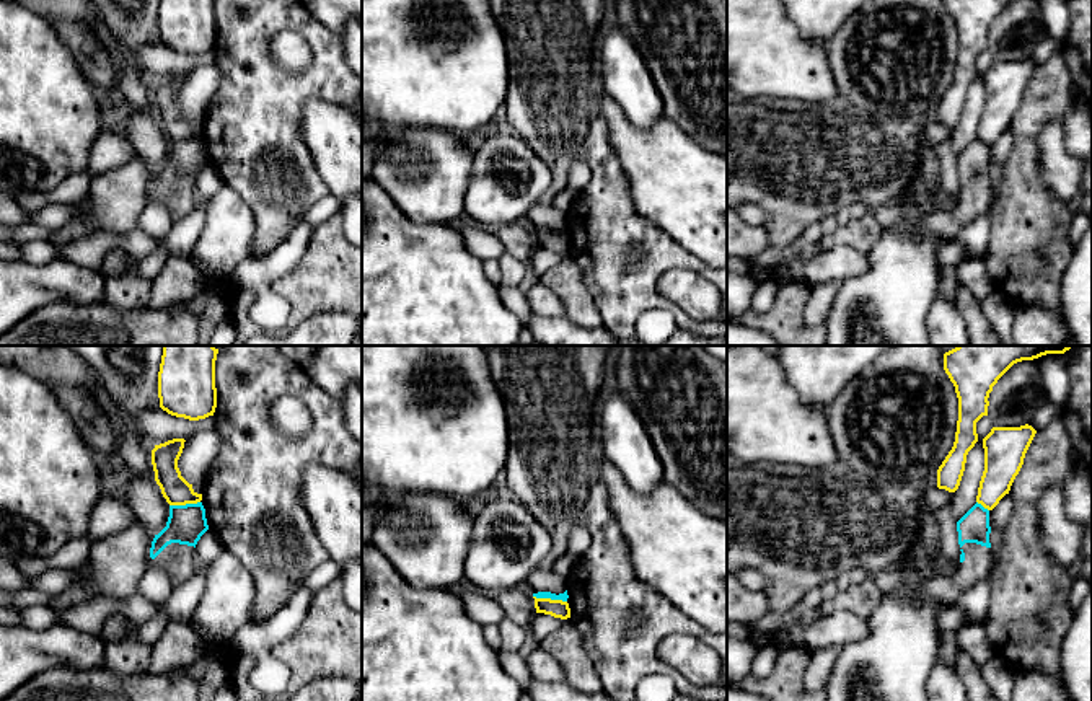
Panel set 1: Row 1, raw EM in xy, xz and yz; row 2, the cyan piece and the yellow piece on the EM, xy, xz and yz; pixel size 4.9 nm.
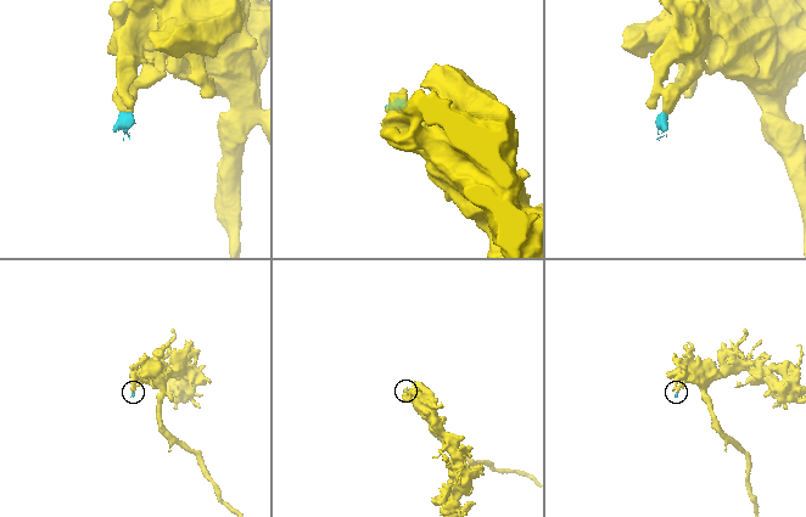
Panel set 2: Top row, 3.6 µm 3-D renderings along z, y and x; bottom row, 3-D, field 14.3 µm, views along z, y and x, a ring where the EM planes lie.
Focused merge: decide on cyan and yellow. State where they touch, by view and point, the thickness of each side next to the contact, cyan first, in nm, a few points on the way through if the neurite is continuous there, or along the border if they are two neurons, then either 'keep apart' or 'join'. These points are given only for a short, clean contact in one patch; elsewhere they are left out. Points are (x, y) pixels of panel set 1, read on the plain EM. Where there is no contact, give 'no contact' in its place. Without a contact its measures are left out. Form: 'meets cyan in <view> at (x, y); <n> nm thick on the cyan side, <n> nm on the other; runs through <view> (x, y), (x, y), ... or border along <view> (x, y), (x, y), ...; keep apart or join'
meets cyan in xz at (550, 232); 40 nm thick on the cyan side, 90 nm on the other; border along xz (533, 230), (566, 237); keep apart

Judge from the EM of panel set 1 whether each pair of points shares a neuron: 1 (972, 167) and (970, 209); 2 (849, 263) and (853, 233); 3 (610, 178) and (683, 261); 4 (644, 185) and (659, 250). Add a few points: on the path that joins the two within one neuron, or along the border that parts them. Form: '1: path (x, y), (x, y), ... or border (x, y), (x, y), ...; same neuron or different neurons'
1: path (972, 176), (972, 199); same neuron
2: border (817, 250), (851, 245), (864, 255); different neurons
3: path (610, 202), (659, 251); same neuron
4: border (631, 191), (634, 209), (662, 227), (683, 246); different neurons

